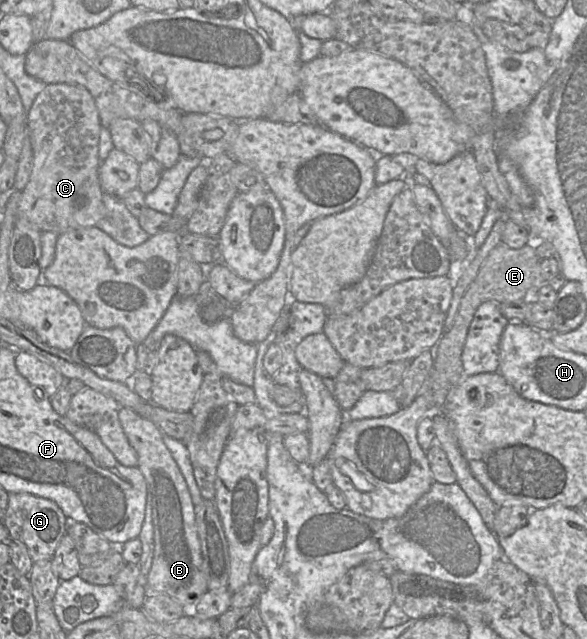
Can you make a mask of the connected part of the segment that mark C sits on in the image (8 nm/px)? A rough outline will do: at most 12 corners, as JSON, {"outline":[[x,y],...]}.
{"outline":[[47,84],[18,218],[61,234],[106,216],[100,116],[83,86]]}

